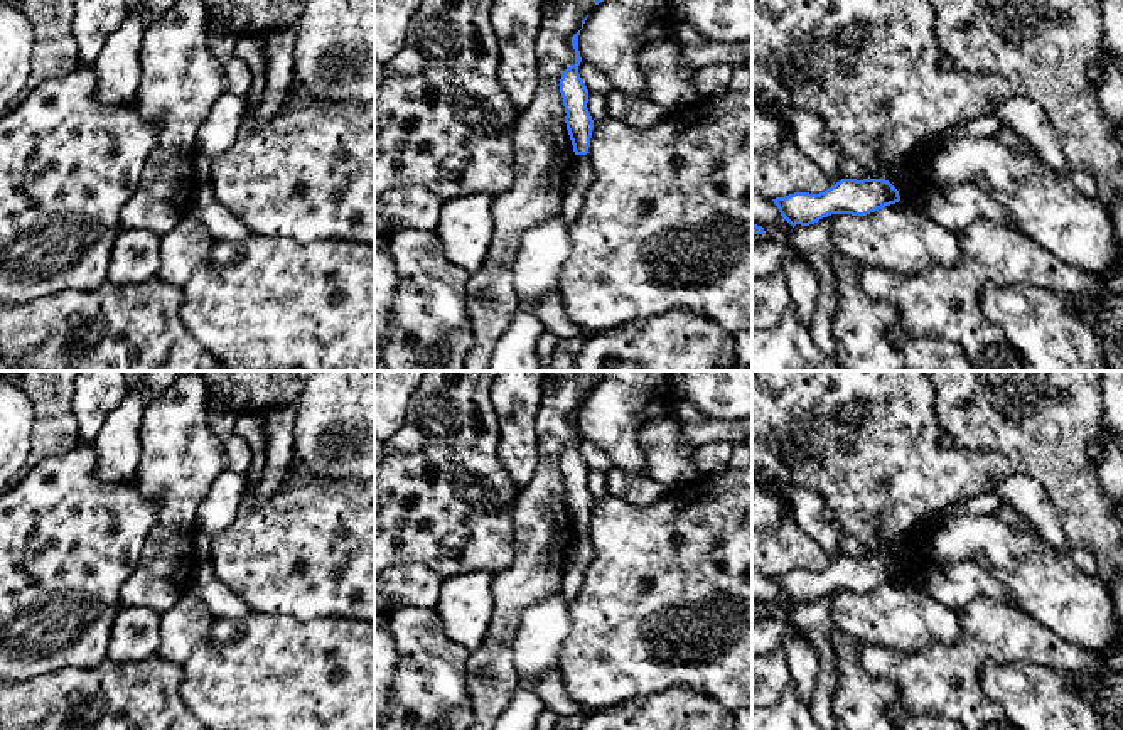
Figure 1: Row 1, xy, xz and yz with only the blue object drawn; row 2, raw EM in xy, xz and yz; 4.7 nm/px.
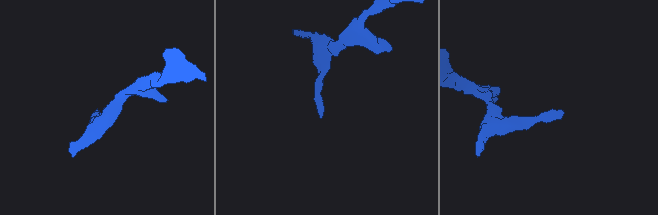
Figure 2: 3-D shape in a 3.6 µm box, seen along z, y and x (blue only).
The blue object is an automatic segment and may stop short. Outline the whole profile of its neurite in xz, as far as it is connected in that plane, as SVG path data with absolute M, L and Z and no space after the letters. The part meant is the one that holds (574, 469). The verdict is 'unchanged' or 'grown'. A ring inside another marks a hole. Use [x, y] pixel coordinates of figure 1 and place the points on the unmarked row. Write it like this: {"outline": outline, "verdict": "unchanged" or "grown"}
{"outline": "M580 408L572 415L572 423L575 427L575 440L567 445L560 457L560 470L565 484L565 501L573 523L575 533L587 533L594 507L594 497L588 491L588 467L578 452L578 443L582 440L578 428Z", "verdict": "unchanged"}

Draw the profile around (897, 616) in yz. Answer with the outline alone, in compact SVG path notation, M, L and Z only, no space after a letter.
M900 580L867 593L838 592L830 615L838 632L902 654L964 637L954 609Z

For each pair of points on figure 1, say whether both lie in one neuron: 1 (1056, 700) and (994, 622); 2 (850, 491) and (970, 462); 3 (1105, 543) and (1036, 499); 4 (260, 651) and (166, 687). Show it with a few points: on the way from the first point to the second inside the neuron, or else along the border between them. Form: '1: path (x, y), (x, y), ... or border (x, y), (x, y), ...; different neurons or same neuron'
1: border (987, 658), (1036, 663), (1064, 673); different neurons
2: path (881, 476), (940, 476); same neuron
3: border (1034, 479), (1044, 489), (1056, 511), (1068, 545); different neurons
4: border (182, 666), (181, 697), (193, 712); different neurons

